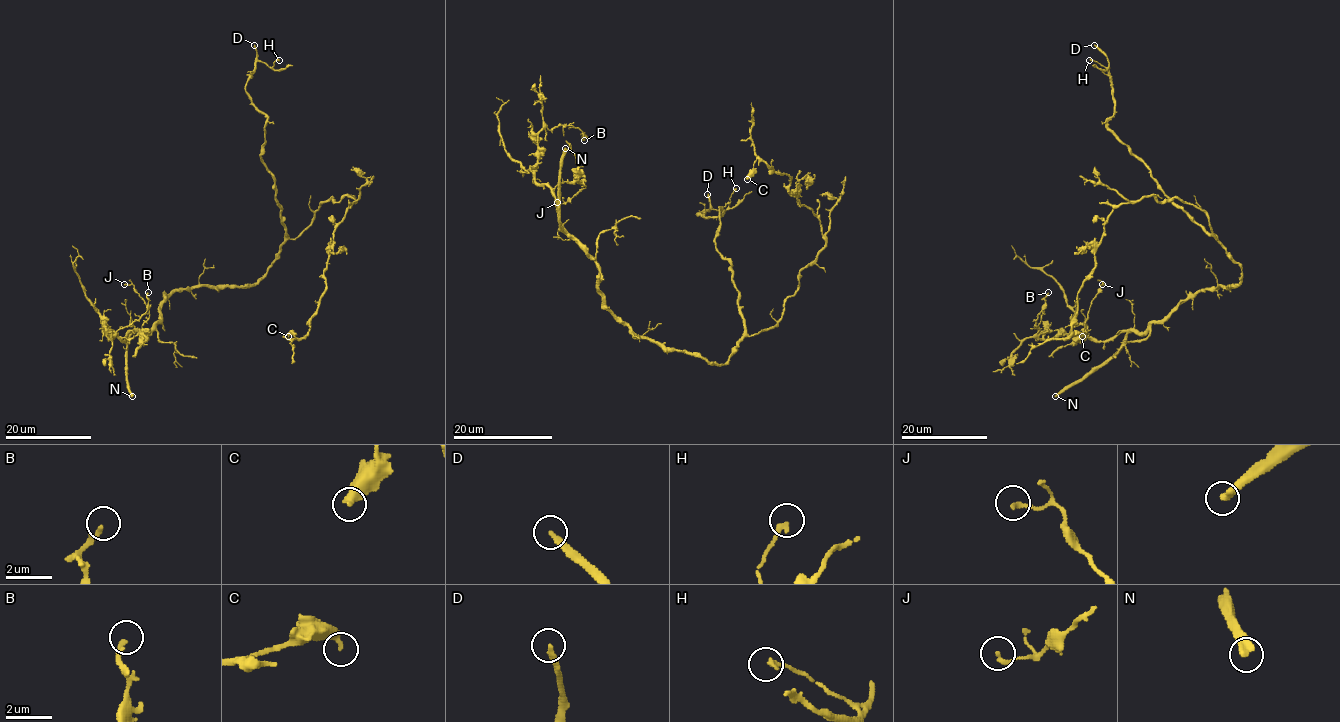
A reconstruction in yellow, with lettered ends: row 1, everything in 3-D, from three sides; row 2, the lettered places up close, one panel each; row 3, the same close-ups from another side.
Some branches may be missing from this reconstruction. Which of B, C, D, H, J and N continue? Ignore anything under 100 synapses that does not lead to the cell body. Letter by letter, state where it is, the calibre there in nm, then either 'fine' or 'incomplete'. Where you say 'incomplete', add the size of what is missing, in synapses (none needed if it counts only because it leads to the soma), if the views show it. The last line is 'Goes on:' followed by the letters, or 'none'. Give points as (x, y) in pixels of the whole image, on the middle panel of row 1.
B: at (584, 140); 190 nm thick; fine
C: at (747, 179); 360 nm thick; fine
D: at (707, 194); 240 nm thick; incomplete
H: at (736, 188); 240 nm thick; fine
J: at (557, 202); 170 nm thick; fine
N: at (565, 148); 400 nm thick; incomplete; about 250 synapses
Goes on: D, N

